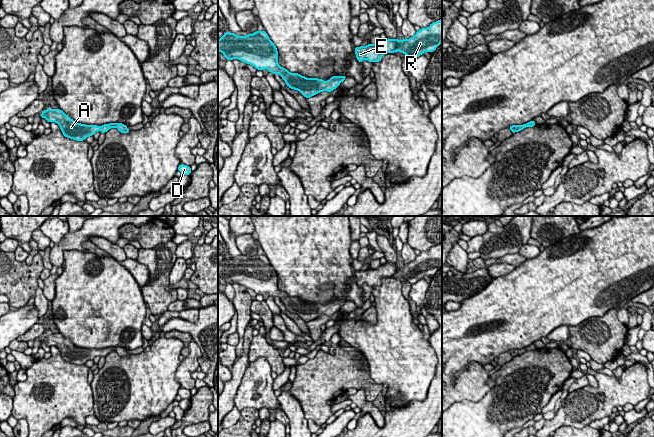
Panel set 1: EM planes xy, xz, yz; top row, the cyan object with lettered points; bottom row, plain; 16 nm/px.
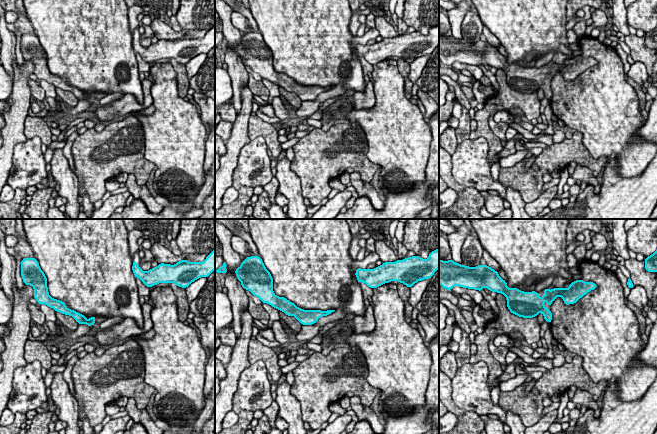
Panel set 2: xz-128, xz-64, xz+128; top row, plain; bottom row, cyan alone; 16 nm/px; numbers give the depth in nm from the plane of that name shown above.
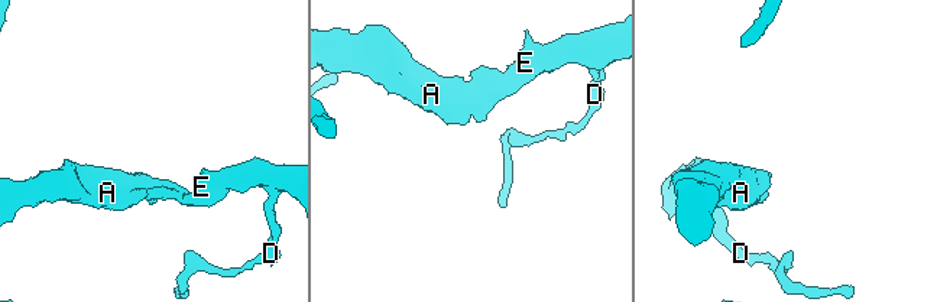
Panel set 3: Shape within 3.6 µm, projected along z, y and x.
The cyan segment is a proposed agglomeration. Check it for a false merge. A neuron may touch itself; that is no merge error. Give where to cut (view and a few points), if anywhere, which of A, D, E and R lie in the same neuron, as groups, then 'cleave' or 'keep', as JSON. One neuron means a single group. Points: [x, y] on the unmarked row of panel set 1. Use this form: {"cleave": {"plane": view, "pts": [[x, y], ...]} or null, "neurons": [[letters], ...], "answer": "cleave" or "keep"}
{"cleave": null, "neurons": [["A", "D", "E", "R"]], "answer": "keep"}

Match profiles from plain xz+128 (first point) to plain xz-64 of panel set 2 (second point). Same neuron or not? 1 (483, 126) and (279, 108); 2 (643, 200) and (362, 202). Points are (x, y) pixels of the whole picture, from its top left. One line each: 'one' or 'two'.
1: two
2: one

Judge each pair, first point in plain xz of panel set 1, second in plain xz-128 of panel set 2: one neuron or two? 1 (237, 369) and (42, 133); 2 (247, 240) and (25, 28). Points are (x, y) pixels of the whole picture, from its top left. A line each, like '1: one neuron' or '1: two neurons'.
1: two neurons
2: two neurons

